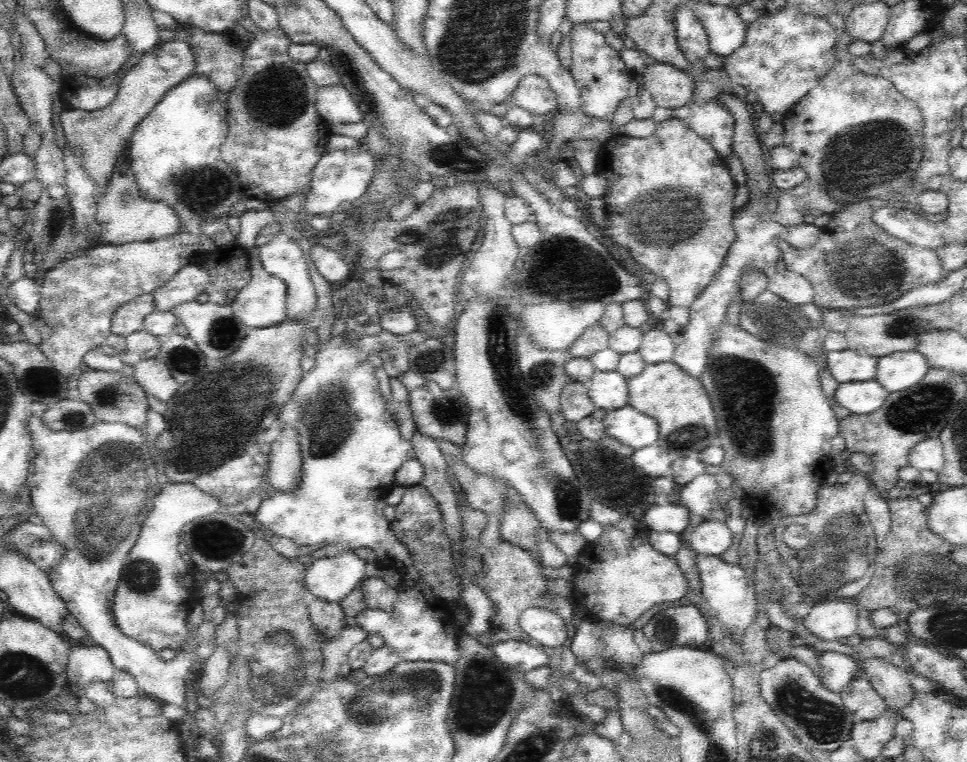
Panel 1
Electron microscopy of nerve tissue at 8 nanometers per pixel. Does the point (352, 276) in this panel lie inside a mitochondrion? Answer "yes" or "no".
no

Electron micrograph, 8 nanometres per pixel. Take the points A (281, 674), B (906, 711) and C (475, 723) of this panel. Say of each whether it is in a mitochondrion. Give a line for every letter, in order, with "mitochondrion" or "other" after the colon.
A: mitochondrion
B: other
C: mitochondrion

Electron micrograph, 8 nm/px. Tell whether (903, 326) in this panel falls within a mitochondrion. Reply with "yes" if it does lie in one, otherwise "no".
yes

